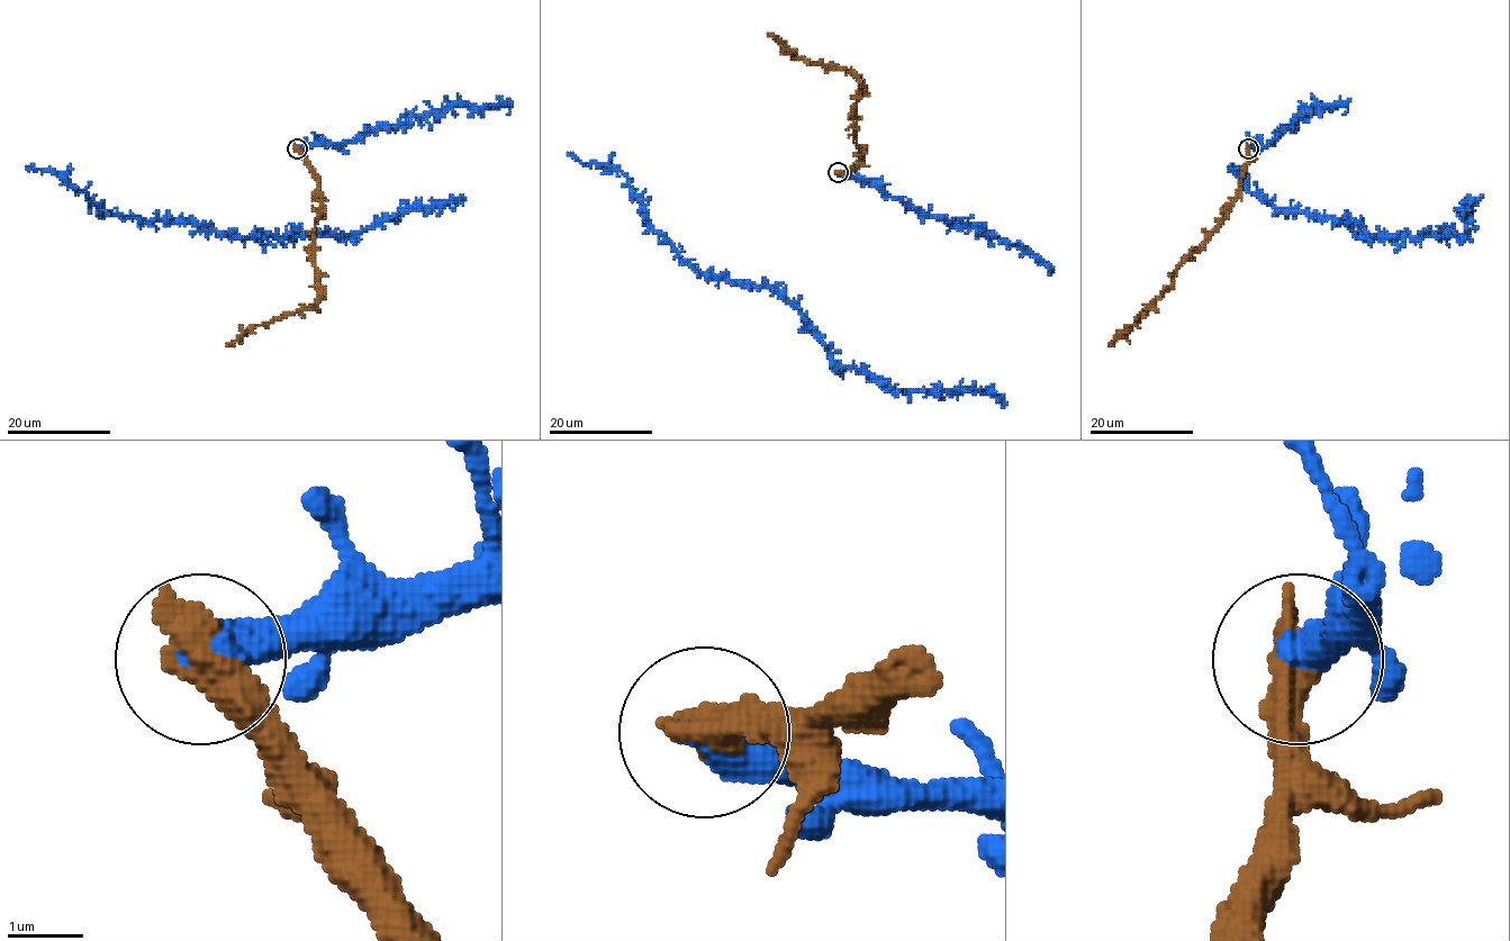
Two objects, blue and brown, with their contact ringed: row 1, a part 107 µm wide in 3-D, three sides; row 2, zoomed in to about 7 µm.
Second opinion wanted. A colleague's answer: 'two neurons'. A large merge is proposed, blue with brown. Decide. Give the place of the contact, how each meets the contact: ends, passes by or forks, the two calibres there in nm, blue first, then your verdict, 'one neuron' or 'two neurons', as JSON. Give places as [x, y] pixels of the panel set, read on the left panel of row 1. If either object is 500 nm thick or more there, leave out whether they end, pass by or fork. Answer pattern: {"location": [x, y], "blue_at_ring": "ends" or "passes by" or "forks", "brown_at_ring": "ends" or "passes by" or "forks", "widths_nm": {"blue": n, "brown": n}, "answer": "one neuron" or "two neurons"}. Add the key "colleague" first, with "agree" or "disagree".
{"colleague": "agree", "location": [297, 148], "widths_nm": {"blue": 500, "brown": 550}, "answer": "two neurons"}

